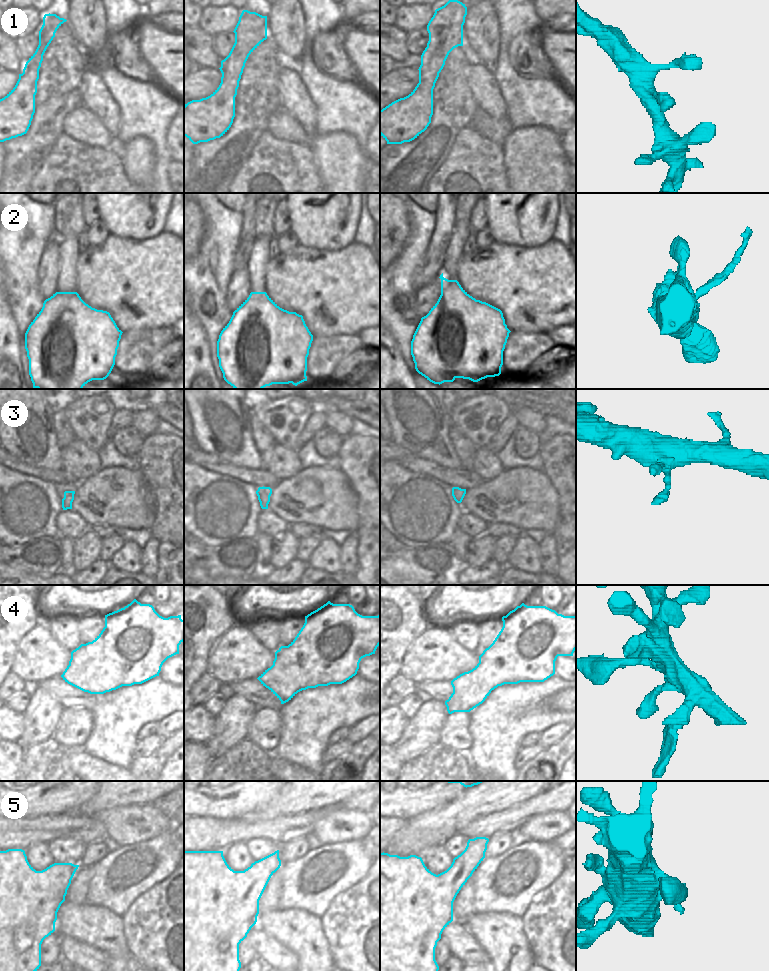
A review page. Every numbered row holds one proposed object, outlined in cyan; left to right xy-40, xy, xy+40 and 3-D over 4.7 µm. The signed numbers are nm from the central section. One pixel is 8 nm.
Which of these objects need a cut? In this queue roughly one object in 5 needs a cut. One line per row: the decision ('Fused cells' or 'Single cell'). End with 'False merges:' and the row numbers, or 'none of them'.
1: Single cell
2: Fused cells
3: Single cell
4: Single cell
5: Single cell
False merges: 2.

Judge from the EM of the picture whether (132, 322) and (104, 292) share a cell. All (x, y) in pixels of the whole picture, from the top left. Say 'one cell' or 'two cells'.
two cells

